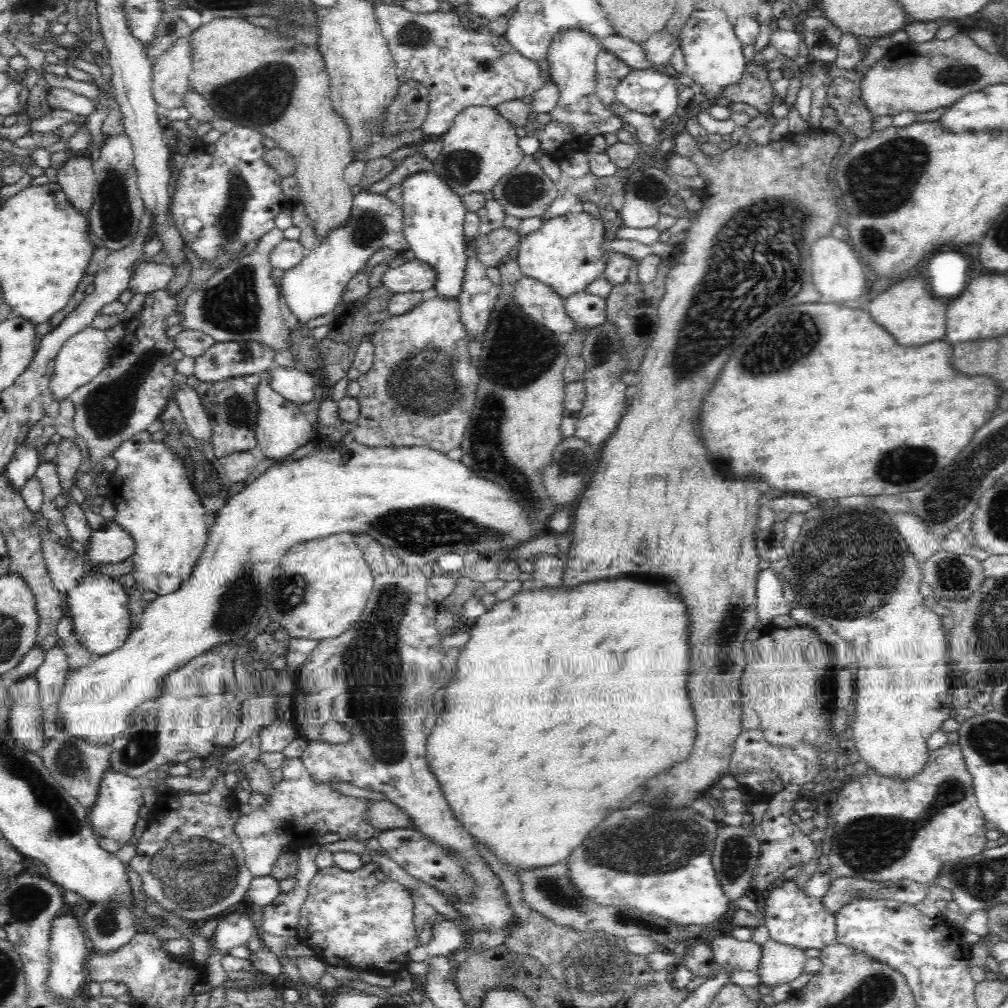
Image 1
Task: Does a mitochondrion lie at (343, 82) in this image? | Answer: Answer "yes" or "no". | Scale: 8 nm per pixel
yes

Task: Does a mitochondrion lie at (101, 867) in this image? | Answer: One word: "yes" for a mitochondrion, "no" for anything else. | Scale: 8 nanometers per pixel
no

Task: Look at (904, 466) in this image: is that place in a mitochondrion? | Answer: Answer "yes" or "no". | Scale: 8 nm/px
yes

